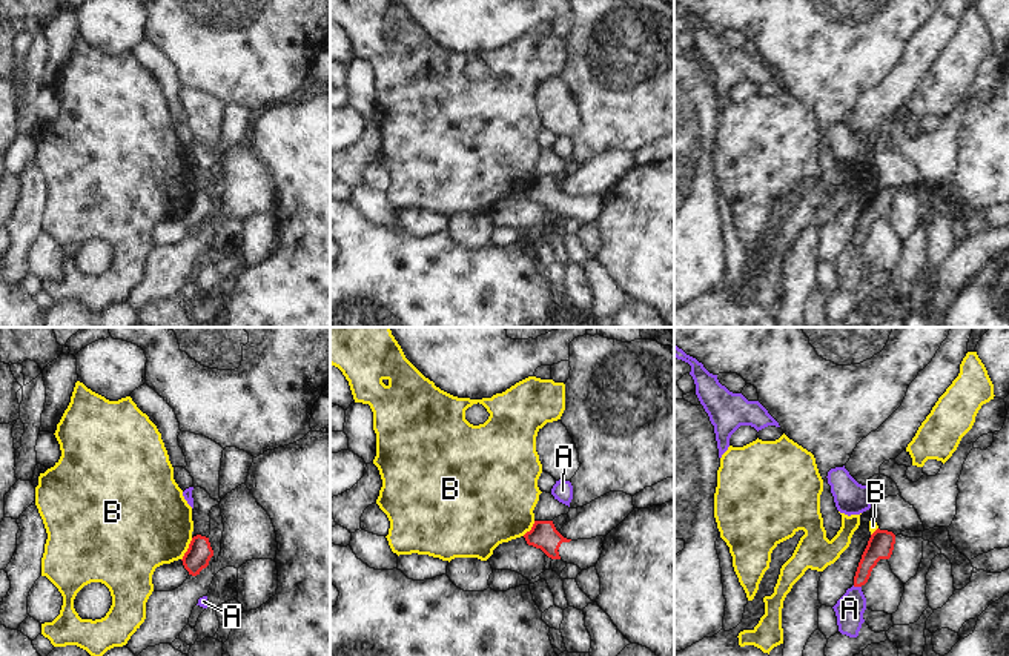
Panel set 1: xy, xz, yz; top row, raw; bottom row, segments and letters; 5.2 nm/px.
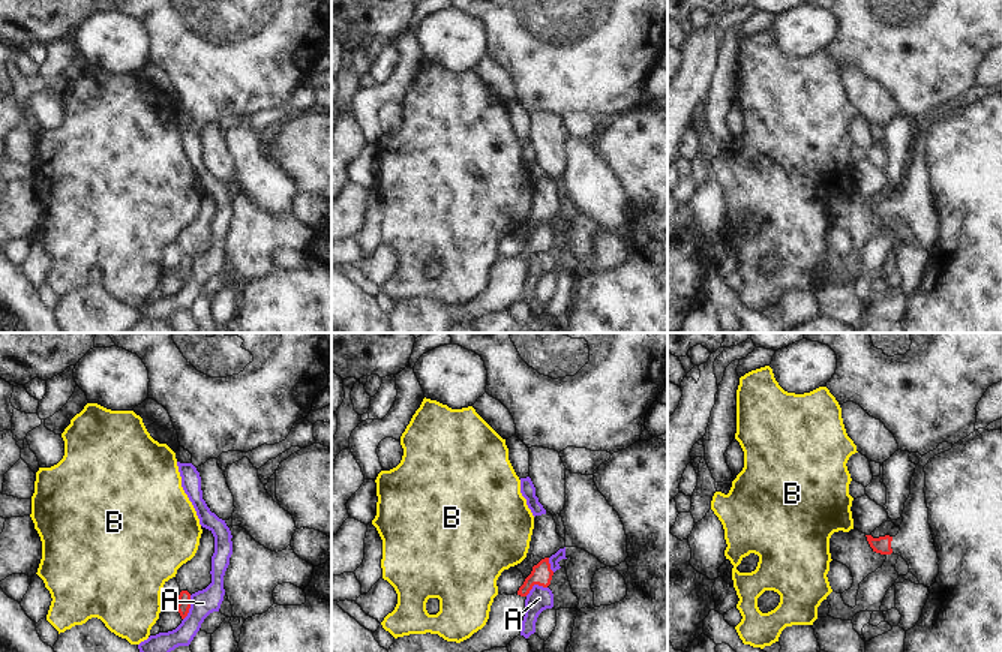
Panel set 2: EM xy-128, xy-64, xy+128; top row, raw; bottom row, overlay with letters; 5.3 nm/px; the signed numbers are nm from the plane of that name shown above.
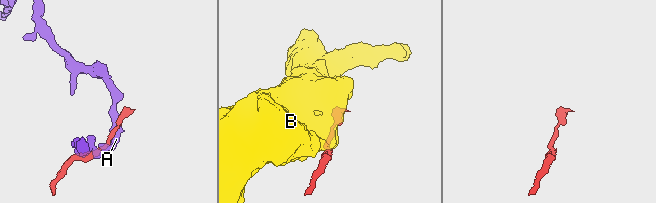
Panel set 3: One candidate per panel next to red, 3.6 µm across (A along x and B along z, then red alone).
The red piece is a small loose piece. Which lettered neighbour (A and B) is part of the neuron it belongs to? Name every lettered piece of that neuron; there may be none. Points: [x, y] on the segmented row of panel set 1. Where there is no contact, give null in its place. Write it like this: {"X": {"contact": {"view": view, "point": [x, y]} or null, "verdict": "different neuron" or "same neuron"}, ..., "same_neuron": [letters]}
{"A": {"contact": {"view": "yz", "point": [857, 586]}, "verdict": "different neuron"}, "B": {"contact": {"view": "xy", "point": [188, 549]}, "verdict": "different neuron"}, "same_neuron": []}

